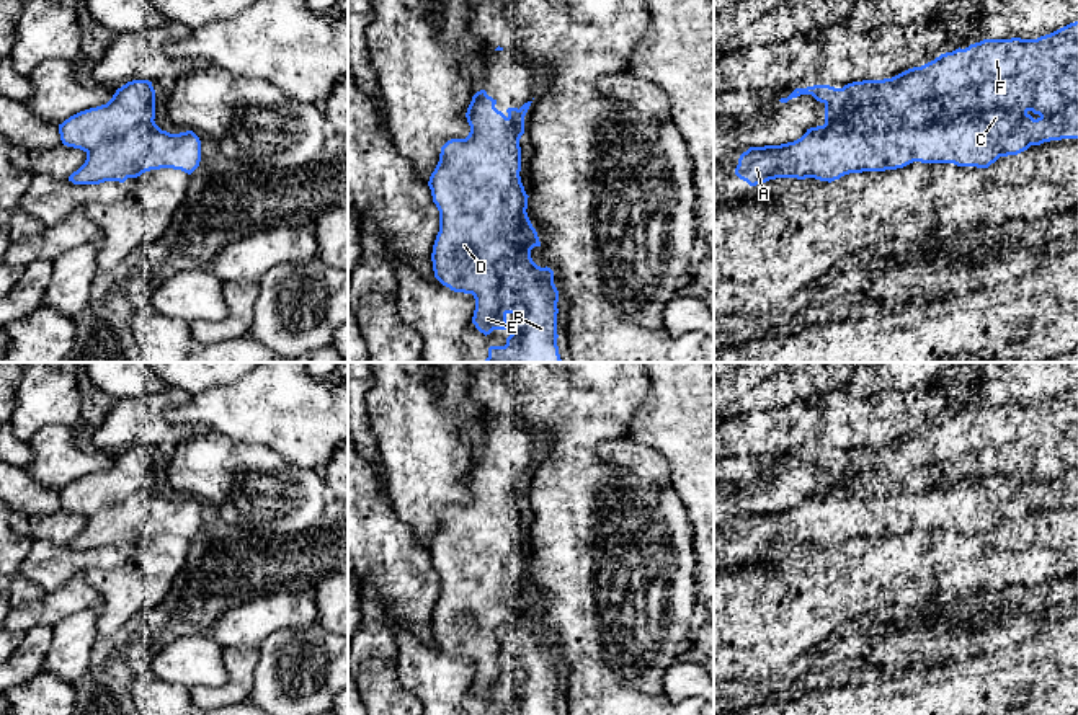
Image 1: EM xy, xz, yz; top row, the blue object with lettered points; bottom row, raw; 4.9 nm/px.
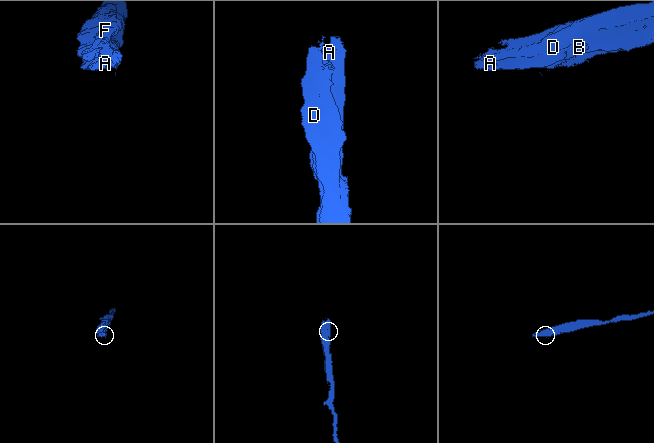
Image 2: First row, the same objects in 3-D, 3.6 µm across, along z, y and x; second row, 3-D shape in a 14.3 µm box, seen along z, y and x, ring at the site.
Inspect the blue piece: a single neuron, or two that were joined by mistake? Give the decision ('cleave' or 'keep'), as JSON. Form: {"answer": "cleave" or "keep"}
{"answer": "cleave"}

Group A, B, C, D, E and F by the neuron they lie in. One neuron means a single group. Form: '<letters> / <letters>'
A B C / D E F

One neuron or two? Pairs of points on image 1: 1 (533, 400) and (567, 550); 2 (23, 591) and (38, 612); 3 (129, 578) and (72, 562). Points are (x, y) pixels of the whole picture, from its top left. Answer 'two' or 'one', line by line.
1: one
2: two
3: two

